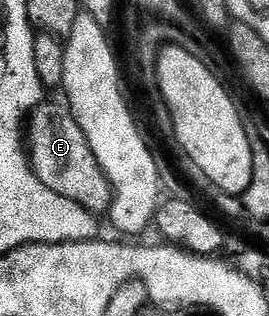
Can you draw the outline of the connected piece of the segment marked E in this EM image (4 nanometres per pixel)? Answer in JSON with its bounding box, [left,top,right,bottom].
[25,100,111,216]

